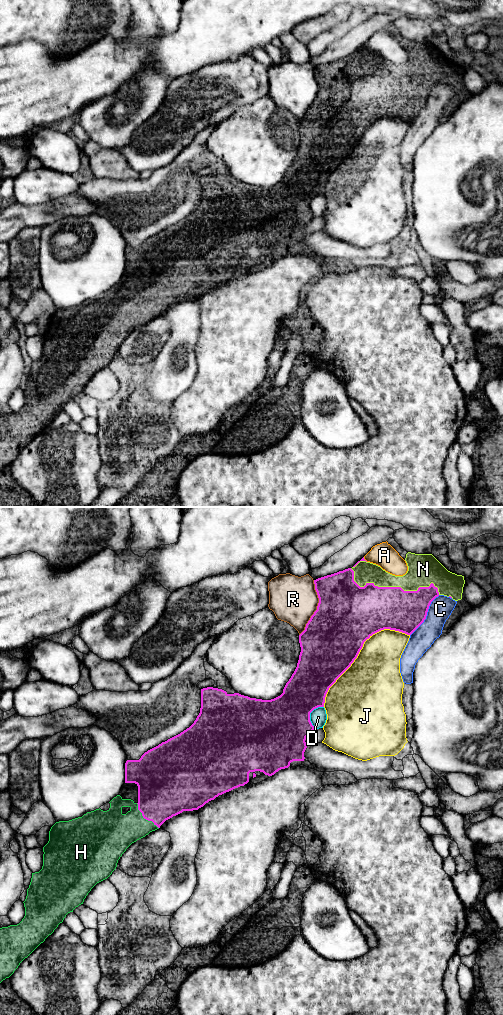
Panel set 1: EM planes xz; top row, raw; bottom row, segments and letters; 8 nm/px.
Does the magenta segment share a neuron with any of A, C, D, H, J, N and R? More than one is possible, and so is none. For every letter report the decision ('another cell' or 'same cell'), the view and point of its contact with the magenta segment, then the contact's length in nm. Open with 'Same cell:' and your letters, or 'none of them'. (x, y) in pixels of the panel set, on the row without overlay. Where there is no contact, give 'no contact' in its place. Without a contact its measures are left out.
Same cell: H, N
A: another cell; meets magenta in xz at (364, 47); contact 50 nm long
C: another cell; meets magenta in xz at (426, 103); contact 400 nm long
D: another cell; meets magenta in xz at (309, 202); contact 200 nm long
H: same cell; meets magenta in xz at (144, 306); contact 280 nm long
J: another cell; meets magenta in xz at (359, 139); contact 900 nm long
N: same cell; meets magenta in xz at (393, 75); contact 750 nm long
R: another cell; meets magenta in xz at (317, 96); contact 460 nm long

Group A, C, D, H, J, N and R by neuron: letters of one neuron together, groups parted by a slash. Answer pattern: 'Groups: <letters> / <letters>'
Groups: A / C / D / H N / J / R

